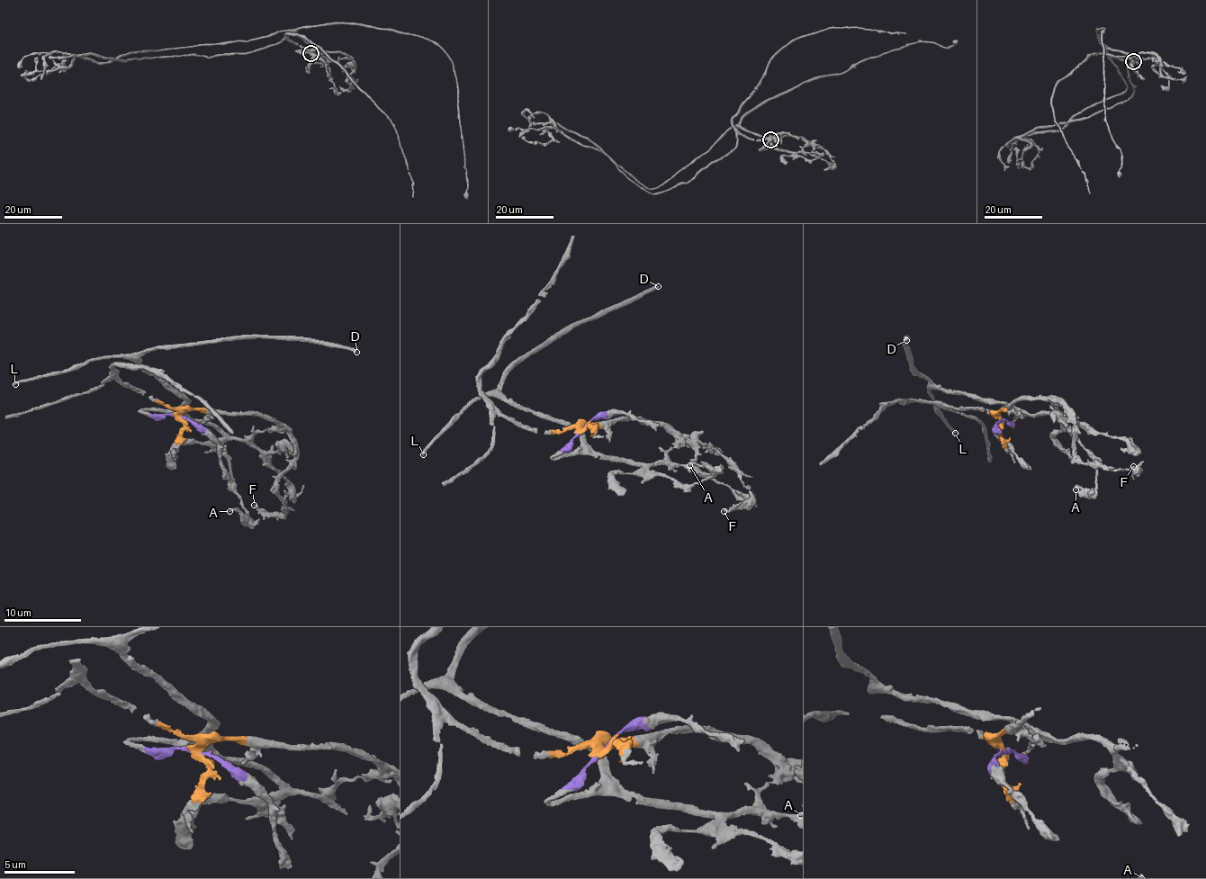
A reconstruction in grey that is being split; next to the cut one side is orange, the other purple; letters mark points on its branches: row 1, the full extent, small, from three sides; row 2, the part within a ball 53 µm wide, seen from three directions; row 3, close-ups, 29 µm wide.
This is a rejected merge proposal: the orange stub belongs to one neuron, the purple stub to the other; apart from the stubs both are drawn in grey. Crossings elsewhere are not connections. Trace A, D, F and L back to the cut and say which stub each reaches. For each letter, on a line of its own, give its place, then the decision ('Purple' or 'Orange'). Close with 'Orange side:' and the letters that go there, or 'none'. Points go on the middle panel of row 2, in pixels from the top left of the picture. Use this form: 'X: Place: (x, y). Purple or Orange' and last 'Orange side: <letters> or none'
A: Place: (689, 465). Purple
D: Place: (658, 286). Purple
F: Place: (724, 511). Orange
L: Place: (423, 454). Purple
Orange side: F

